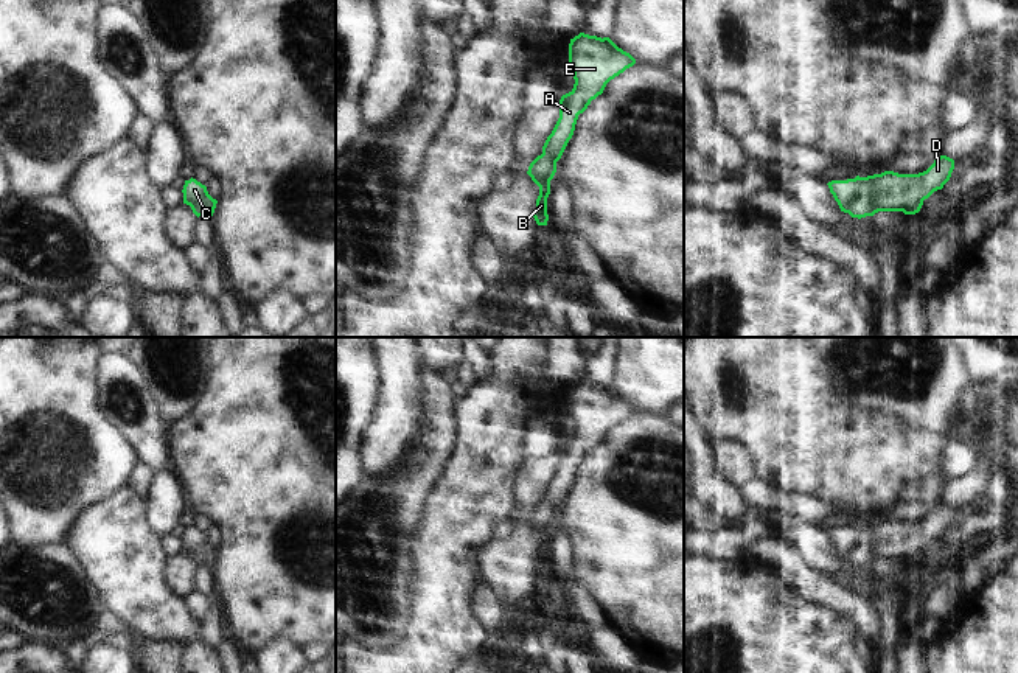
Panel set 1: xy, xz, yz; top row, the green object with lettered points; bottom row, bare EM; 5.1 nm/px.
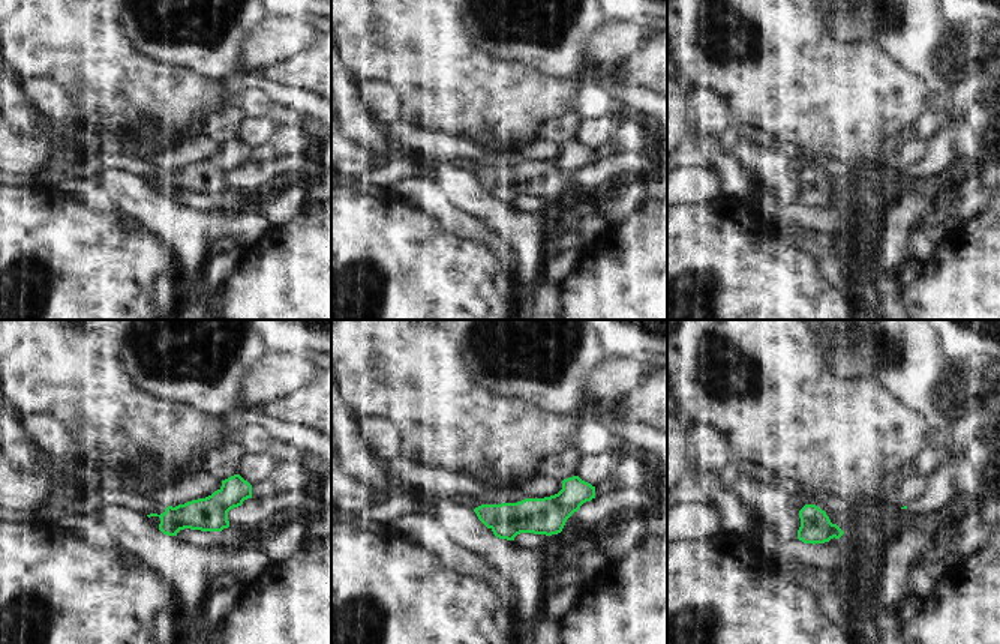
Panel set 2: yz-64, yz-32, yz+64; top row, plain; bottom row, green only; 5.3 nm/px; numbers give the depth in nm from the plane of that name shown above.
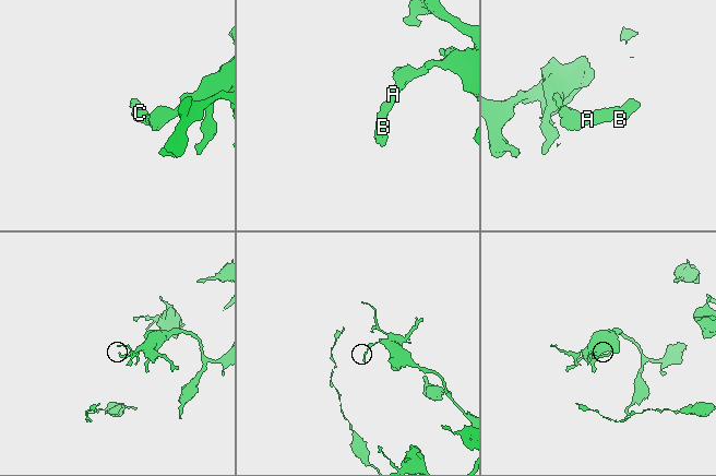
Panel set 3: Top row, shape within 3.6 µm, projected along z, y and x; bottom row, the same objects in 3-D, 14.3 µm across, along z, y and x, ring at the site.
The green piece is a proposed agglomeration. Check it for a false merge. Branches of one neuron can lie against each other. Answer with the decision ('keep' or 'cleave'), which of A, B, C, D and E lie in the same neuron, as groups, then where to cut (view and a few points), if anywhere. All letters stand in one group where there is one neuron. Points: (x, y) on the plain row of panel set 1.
keep; A B C D E; no cut

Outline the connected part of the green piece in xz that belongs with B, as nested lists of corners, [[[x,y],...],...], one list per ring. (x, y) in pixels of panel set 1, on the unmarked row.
[[[580,381],[569,392],[569,418],[573,421],[573,437],[560,448],[560,466],[547,485],[542,502],[528,514],[527,522],[539,535],[533,566],[538,574],[547,574],[547,546],[550,528],[556,521],[569,488],[573,483],[578,463],[592,448],[603,441],[606,432],[633,415],[636,407],[619,396],[609,385],[597,385]]]

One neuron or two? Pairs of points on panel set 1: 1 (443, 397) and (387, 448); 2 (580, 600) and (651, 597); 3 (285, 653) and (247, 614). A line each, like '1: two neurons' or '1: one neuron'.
1: two neurons
2: two neurons
3: two neurons

